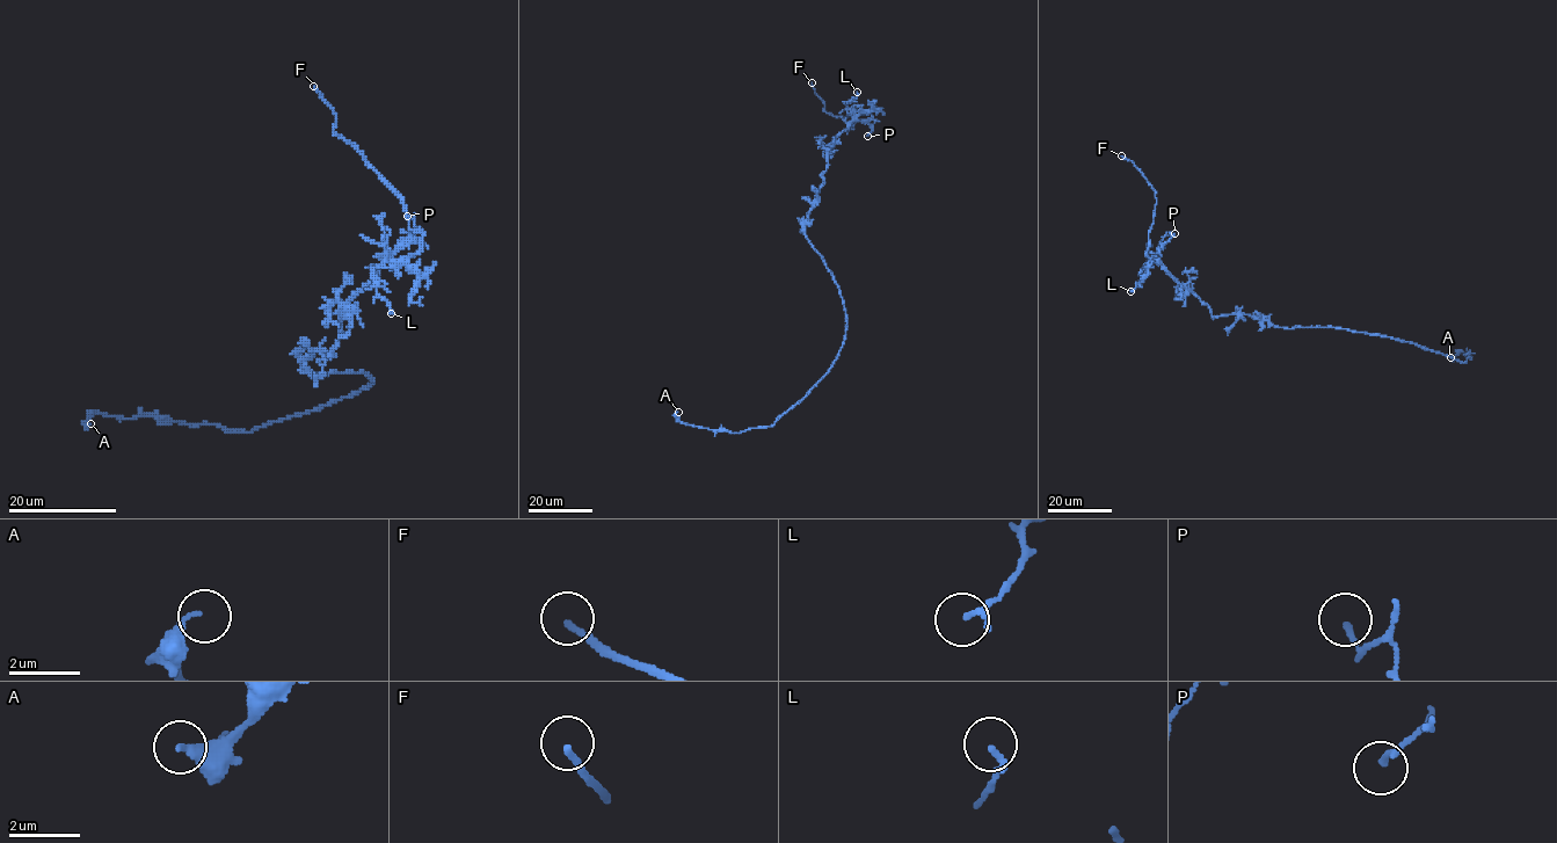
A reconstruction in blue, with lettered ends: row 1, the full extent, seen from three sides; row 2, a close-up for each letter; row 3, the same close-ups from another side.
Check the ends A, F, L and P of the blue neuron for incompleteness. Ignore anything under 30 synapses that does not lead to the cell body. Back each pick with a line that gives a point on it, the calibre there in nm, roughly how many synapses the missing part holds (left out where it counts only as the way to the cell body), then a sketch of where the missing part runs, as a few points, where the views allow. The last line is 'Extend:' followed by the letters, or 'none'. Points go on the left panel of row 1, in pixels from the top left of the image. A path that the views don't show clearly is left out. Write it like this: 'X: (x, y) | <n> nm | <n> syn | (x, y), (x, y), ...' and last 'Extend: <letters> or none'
F: (313, 86) | 170 nm
Extend: F

